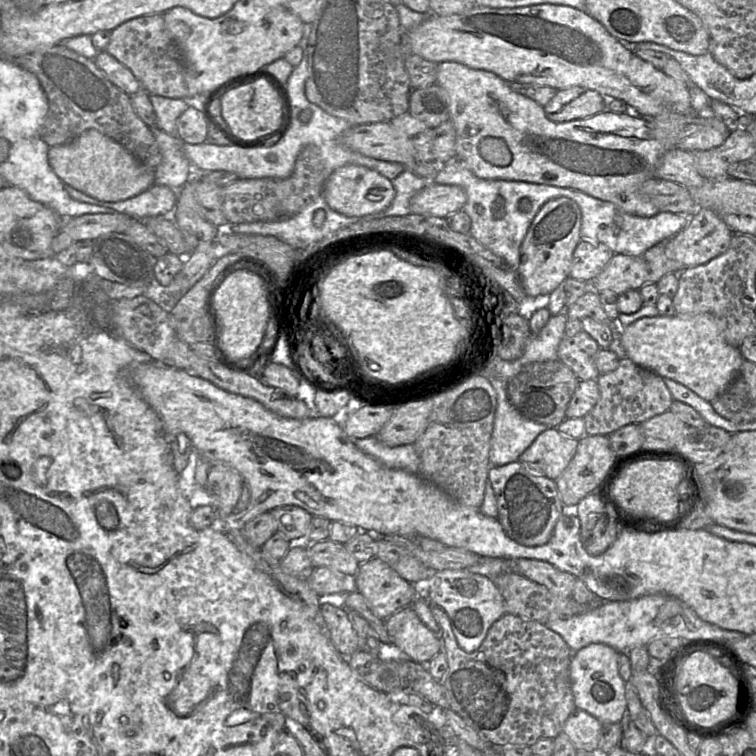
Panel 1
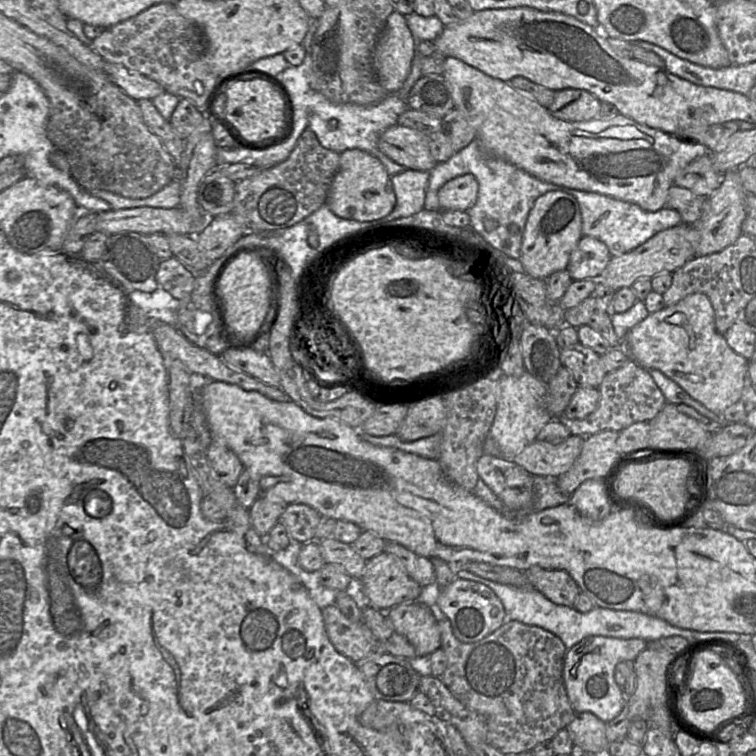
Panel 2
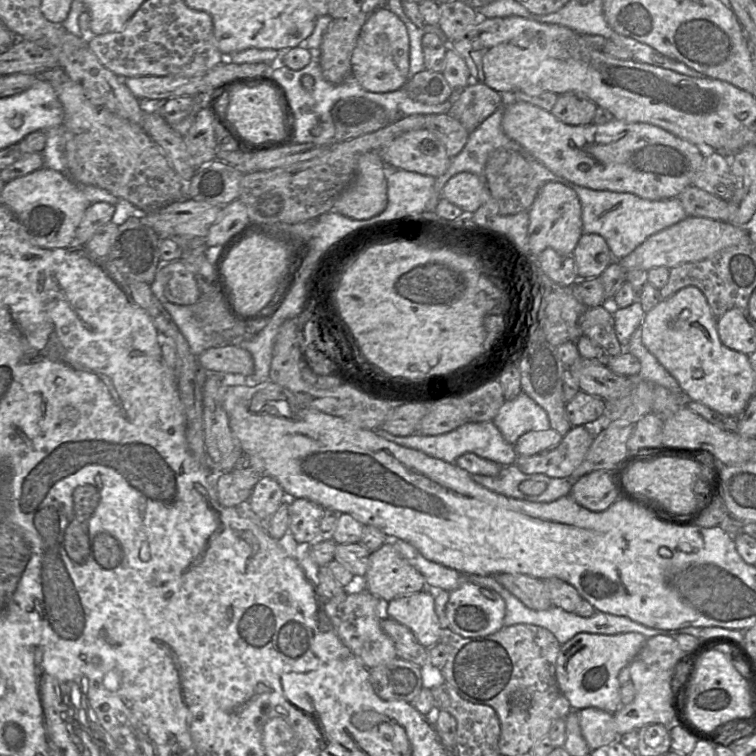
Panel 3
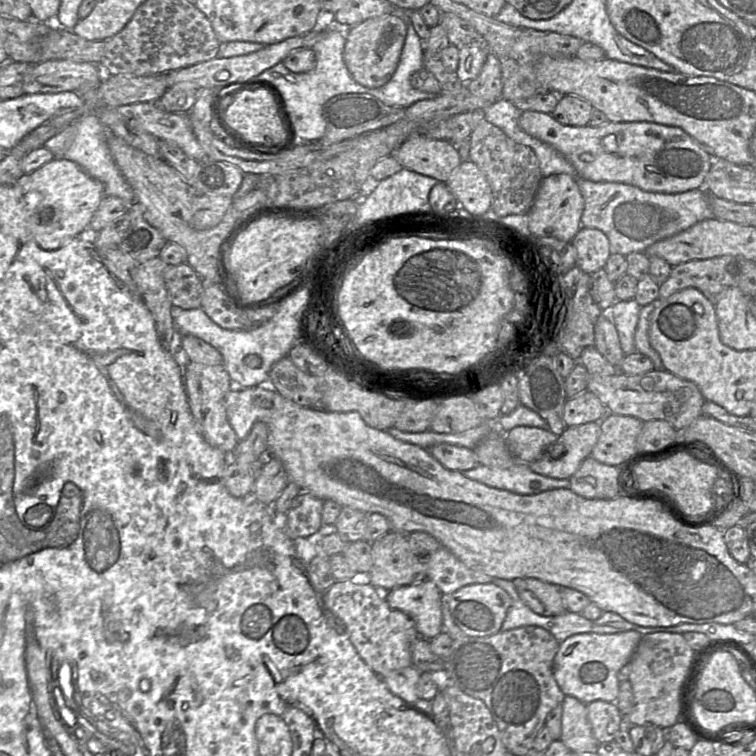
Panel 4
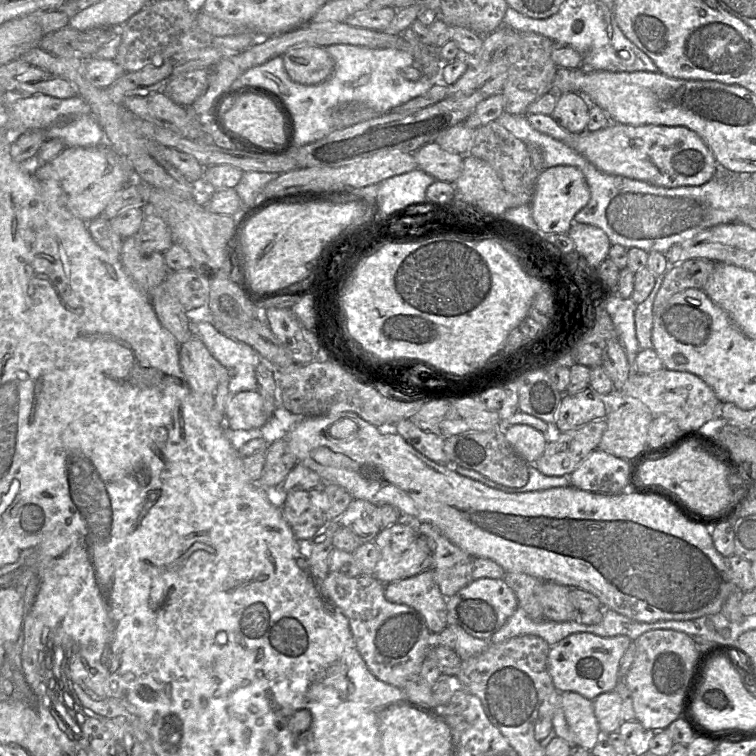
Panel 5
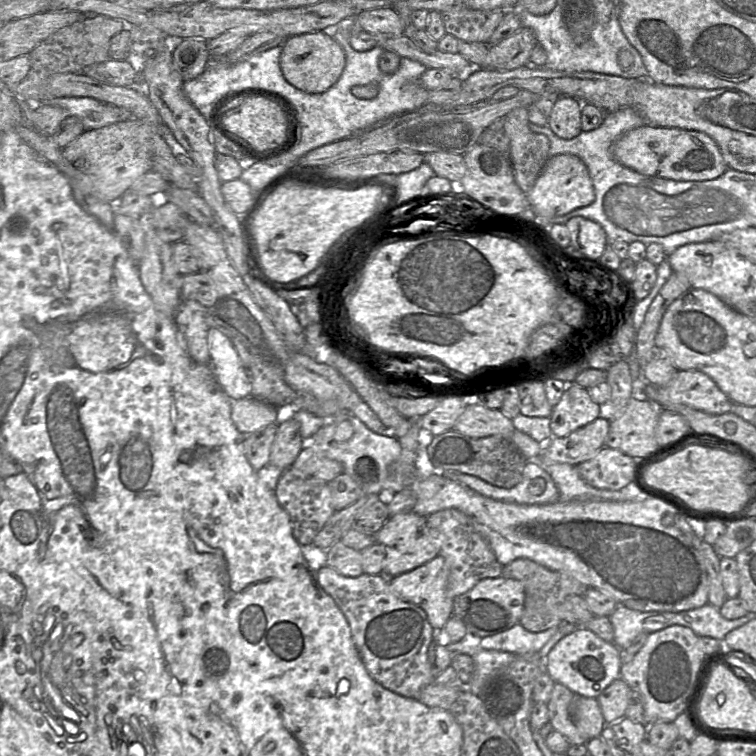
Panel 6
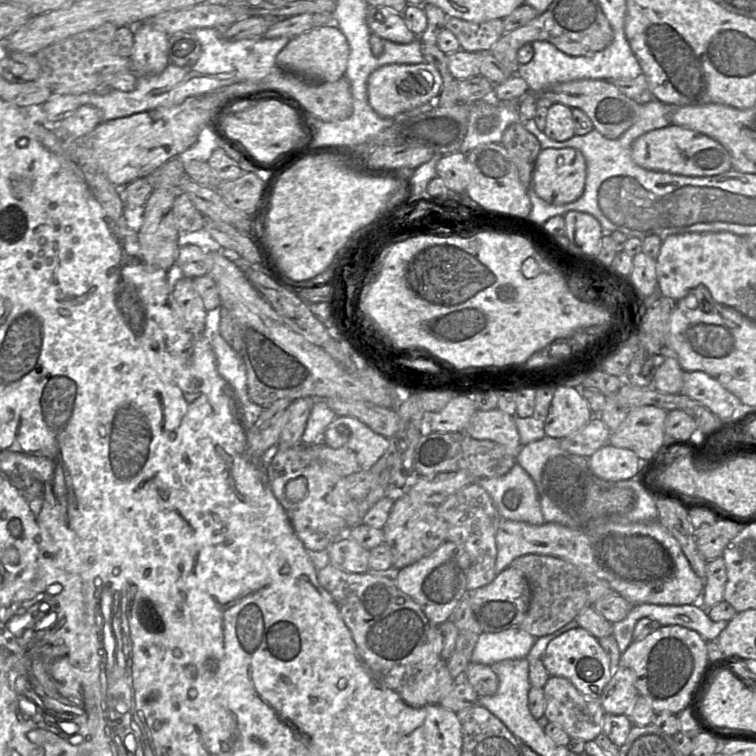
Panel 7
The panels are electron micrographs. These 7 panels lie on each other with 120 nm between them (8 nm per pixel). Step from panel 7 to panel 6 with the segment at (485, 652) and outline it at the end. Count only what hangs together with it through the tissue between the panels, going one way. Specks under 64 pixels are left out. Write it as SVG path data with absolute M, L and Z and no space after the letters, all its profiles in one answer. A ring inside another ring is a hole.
M520 623L510 629L481 639L480 646L484 650L506 651L513 654L539 652L547 641L556 633L558 627L533 633Z

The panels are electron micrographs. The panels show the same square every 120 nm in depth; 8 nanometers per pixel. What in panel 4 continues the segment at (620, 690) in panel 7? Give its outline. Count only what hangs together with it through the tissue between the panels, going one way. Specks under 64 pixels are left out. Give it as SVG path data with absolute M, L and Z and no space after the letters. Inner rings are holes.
M604 700L592 701L587 704L587 715L592 733L599 743L614 740L619 729L622 727L629 727L629 725L624 725L624 716L621 714L615 702Z

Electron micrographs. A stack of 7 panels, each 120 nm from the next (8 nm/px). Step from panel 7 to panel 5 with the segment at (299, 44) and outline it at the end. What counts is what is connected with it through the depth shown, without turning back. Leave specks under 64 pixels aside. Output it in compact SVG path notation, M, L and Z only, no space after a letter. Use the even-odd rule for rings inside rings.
M301 45L289 49L283 55L284 67L296 83L316 85L330 78L335 63L325 48Z

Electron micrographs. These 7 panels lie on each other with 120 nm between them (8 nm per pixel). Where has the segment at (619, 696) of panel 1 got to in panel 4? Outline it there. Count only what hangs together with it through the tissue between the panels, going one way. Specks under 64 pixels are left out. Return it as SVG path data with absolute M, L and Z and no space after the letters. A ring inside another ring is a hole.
M630 630L613 634L578 633L559 644L554 658L554 678L565 695L585 704L595 700L615 702L620 681L618 671L630 661L642 634Z

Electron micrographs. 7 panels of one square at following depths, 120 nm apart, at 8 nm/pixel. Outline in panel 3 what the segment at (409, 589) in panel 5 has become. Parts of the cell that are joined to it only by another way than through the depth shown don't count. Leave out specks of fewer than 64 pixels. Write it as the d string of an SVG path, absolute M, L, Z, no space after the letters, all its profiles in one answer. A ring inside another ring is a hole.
M430 589L382 602L382 611L388 618L408 627L425 648L440 642L442 628Z

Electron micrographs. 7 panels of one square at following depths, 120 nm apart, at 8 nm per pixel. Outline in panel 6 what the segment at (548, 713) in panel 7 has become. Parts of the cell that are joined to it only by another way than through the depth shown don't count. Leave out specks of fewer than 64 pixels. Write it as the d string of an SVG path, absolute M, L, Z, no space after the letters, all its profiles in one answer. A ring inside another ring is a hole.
M555 683L547 703L549 722L554 730L560 732L571 745L586 744L586 740L569 716L569 705L574 693L566 686Z

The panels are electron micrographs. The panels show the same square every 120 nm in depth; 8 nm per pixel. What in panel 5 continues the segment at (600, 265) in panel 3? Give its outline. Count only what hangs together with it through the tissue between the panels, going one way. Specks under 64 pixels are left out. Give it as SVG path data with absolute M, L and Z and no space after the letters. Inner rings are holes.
M573 219L573 225L567 234L573 240L575 250L591 267L598 268L608 257L611 243L606 233L599 227L577 223Z

